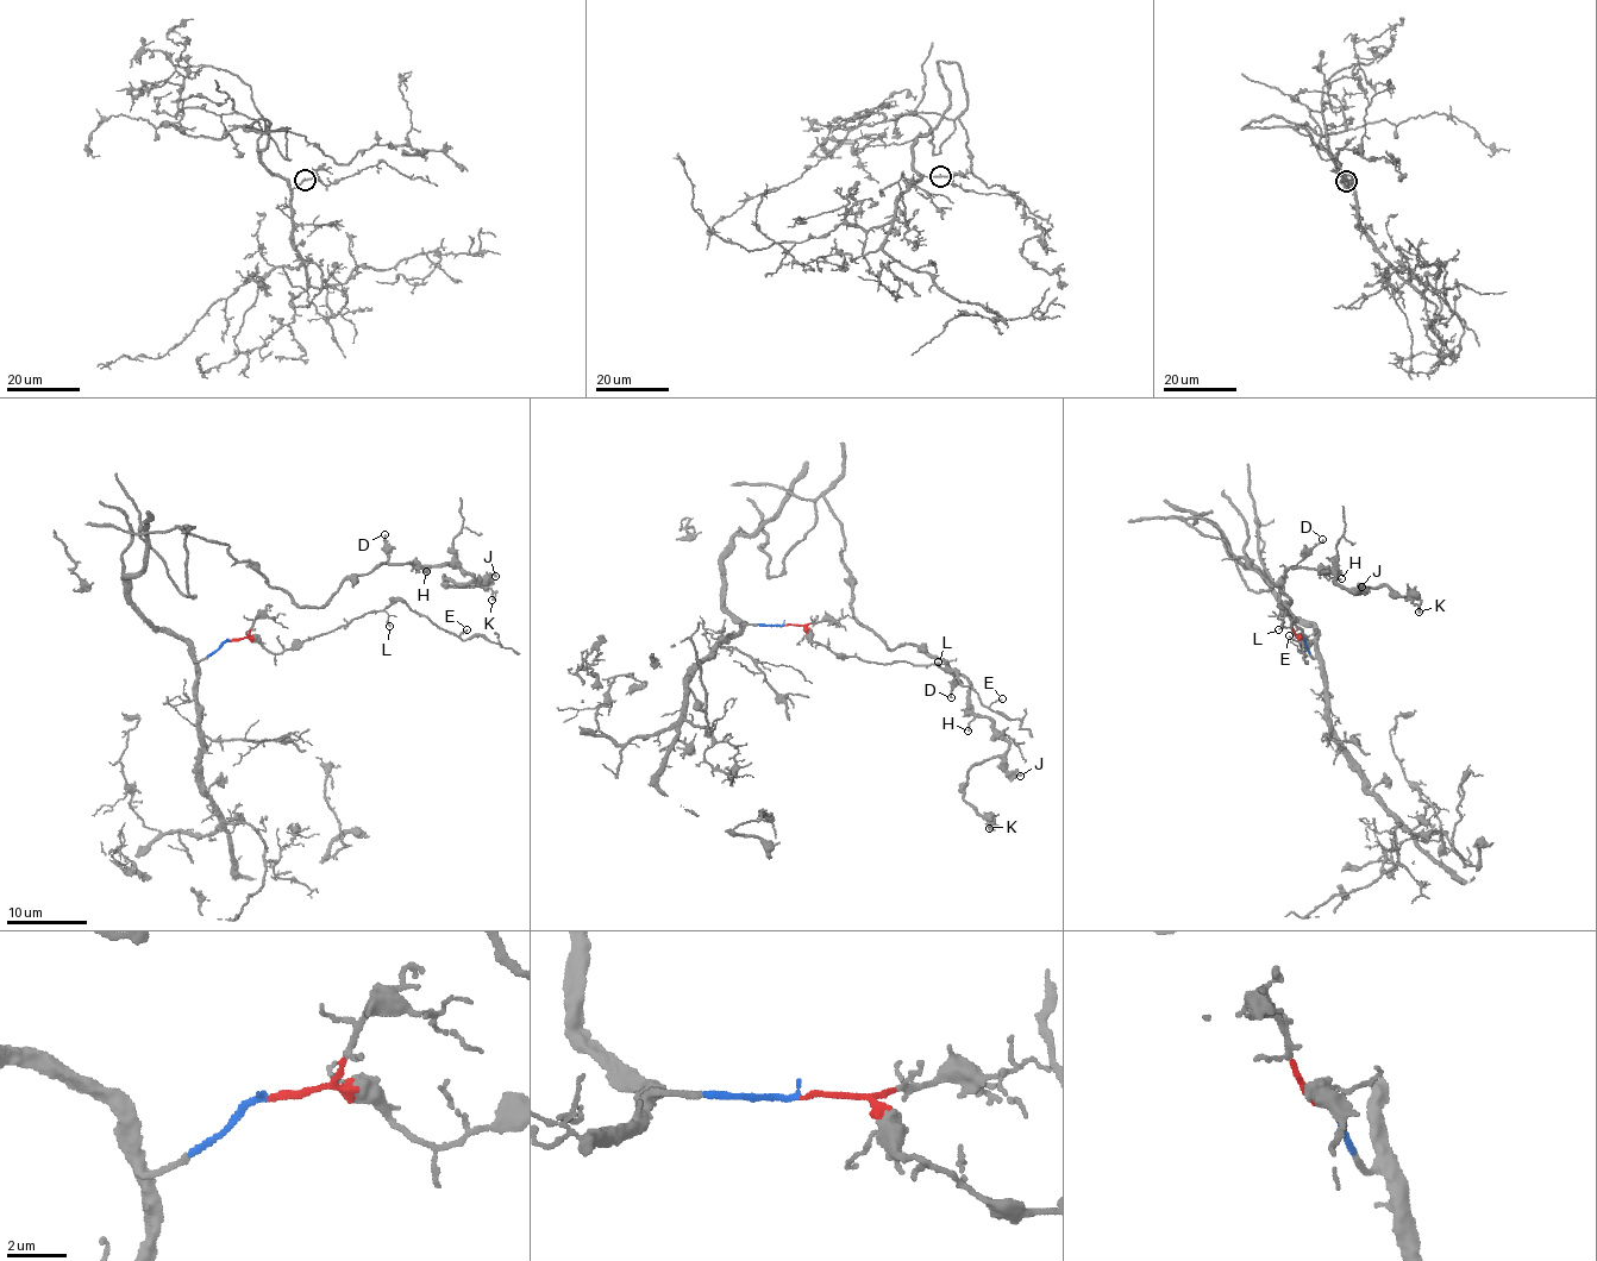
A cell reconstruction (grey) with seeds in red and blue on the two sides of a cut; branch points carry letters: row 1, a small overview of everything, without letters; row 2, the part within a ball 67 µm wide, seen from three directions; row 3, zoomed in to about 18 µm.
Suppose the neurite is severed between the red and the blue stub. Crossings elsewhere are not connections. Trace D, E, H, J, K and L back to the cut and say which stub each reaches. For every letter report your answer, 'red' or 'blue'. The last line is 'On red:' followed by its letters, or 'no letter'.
D: blue
E: red
H: blue
J: blue
K: blue
L: red
On red: E, L

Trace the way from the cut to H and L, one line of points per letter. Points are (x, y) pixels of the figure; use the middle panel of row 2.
H: (783, 626), (739, 623), (722, 563), (788, 496), (822, 496), (853, 614), (884, 644), (962, 673), (968, 731)
L: (786, 626), (799, 623), (810, 641), (862, 662), (938, 665), (938, 662)

